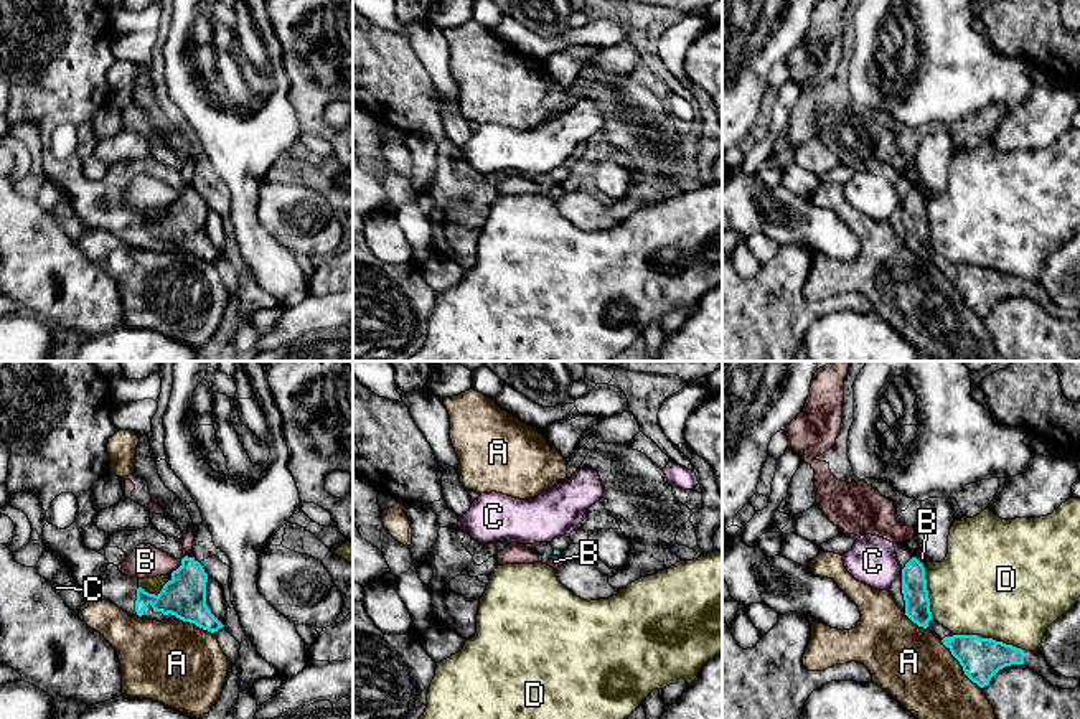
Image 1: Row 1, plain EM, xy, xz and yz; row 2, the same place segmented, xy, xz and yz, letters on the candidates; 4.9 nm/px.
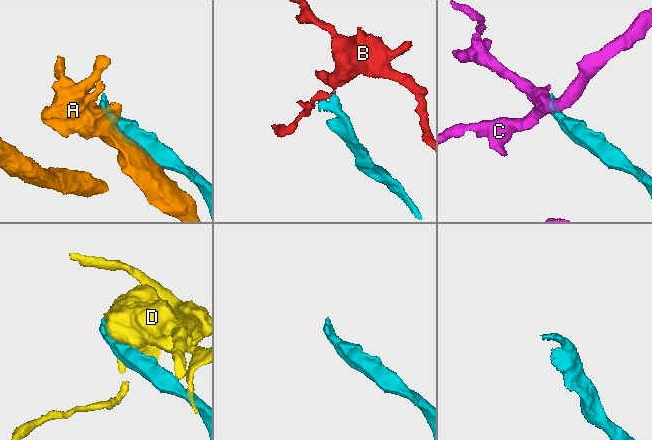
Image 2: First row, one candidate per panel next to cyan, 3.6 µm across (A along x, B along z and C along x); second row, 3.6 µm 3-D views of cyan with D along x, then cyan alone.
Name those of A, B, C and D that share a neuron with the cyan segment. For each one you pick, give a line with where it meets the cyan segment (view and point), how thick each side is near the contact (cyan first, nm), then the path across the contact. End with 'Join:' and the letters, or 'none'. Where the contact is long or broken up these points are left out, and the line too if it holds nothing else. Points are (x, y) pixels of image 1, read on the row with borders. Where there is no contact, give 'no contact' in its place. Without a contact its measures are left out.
Join: none

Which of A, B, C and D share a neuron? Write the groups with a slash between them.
A / B / C / D

